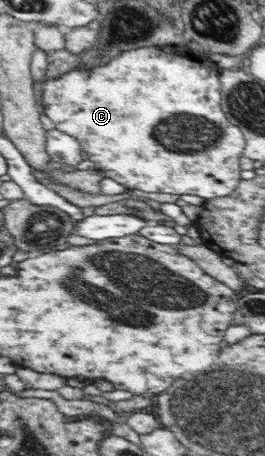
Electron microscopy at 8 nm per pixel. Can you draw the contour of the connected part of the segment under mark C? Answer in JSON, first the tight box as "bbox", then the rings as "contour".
{"bbox":[42,45,246,200],"contour":[[[185,45],[139,47],[138,49],[123,51],[118,57],[114,57],[112,61],[108,61],[102,67],[96,67],[96,69],[74,68],[56,79],[42,82],[42,106],[44,114],[54,122],[58,130],[74,136],[74,139],[79,141],[84,153],[88,153],[90,161],[95,163],[95,169],[102,174],[102,177],[113,179],[129,189],[140,189],[140,191],[146,191],[146,193],[198,195],[198,197],[211,200],[230,195],[238,187],[238,183],[242,180],[240,157],[243,156],[244,145],[246,145],[246,138],[244,138],[239,125],[230,122],[224,110],[222,110],[222,95],[220,93],[224,93],[224,91],[219,81],[218,71],[216,63],[209,60],[207,55],[203,55],[200,51],[193,51]]]}

